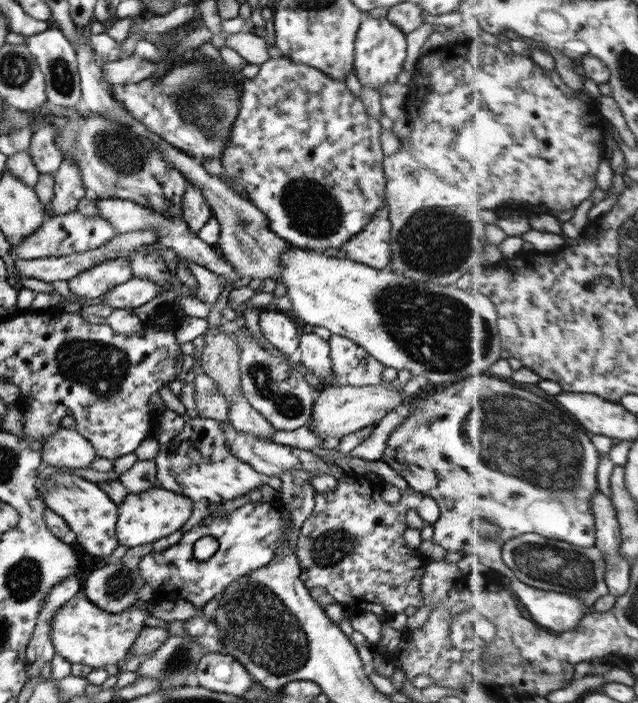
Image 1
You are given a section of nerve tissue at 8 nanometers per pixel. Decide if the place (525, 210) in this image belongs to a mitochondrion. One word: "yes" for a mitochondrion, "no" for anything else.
no

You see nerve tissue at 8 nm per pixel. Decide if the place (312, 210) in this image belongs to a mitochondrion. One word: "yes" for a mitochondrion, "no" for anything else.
yes

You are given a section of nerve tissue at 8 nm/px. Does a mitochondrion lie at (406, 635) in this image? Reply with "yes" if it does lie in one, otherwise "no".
no

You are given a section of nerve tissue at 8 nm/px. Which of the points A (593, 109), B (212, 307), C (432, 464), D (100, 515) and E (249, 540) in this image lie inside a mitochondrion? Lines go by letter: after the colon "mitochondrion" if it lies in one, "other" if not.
A: other
B: other
C: other
D: other
E: other

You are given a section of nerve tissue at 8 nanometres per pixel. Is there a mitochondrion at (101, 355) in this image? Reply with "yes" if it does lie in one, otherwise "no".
yes

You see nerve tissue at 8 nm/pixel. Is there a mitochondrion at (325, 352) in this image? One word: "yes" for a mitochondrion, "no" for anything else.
no

